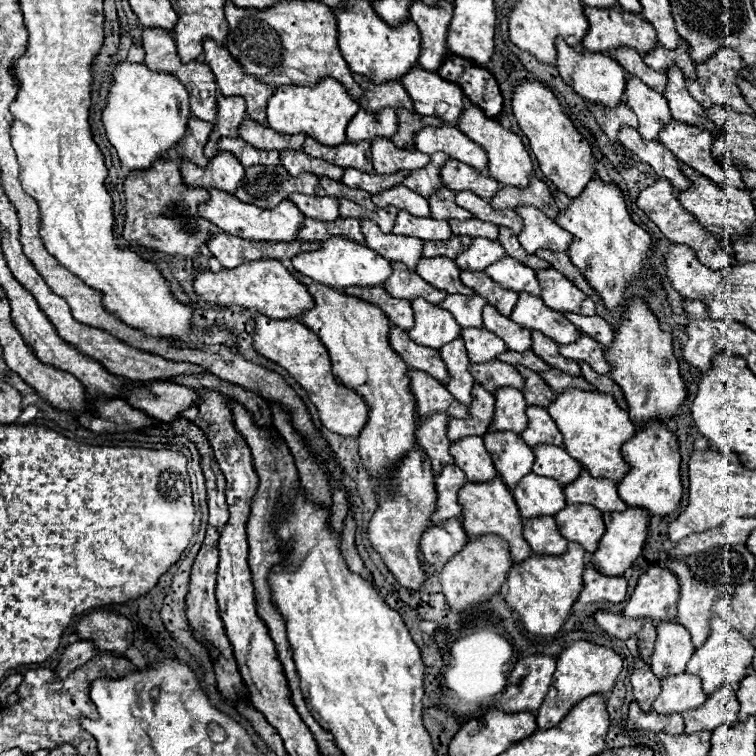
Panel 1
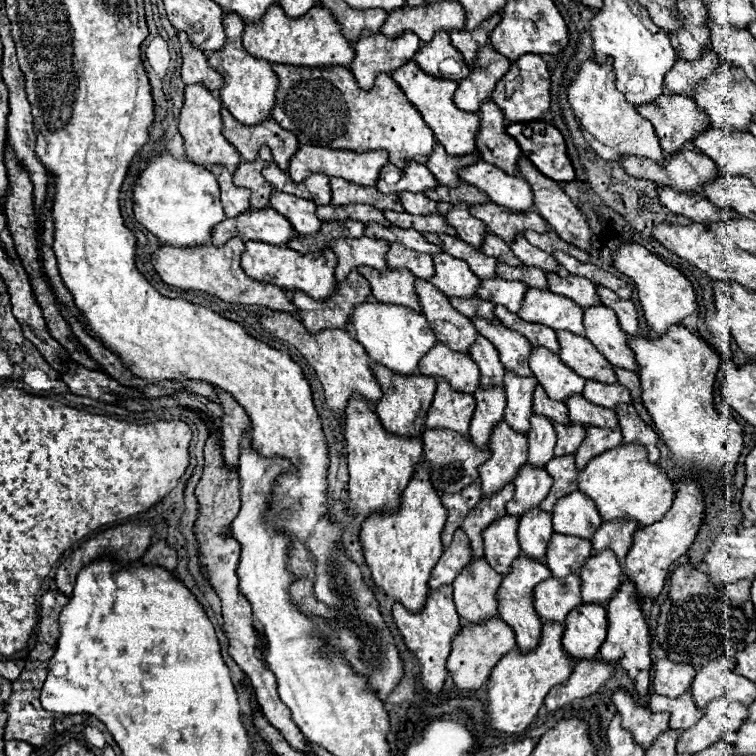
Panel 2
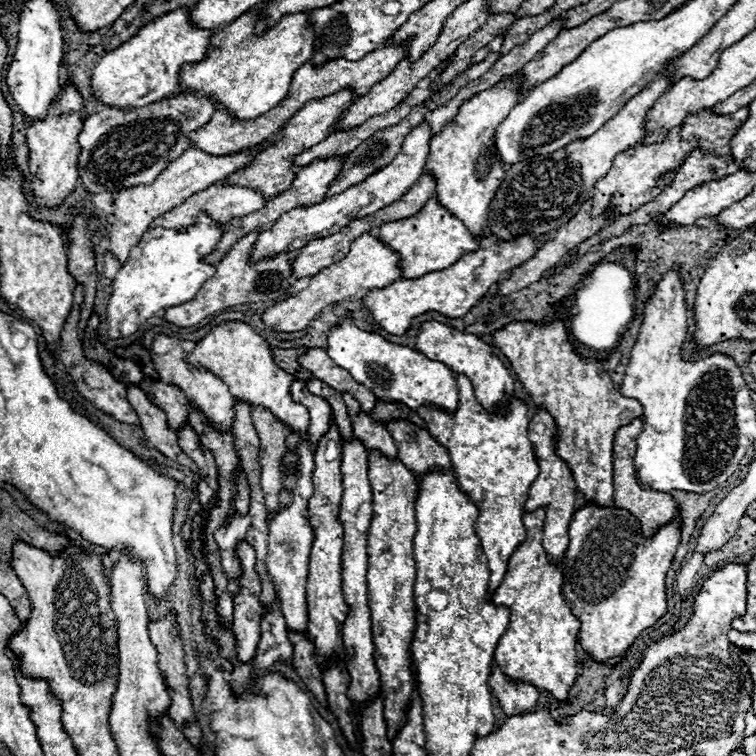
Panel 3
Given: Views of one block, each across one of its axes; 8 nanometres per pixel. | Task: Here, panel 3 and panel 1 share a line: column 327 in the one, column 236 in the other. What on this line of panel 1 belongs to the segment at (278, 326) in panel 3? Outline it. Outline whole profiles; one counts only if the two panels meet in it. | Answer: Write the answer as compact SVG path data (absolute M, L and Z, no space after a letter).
M254 260L232 270L222 272L202 272L194 280L196 294L208 306L242 306L248 310L262 312L264 316L276 320L290 320L298 318L300 314L312 308L312 296L308 294L306 286L296 282L296 278L288 272L288 268L278 260Z

